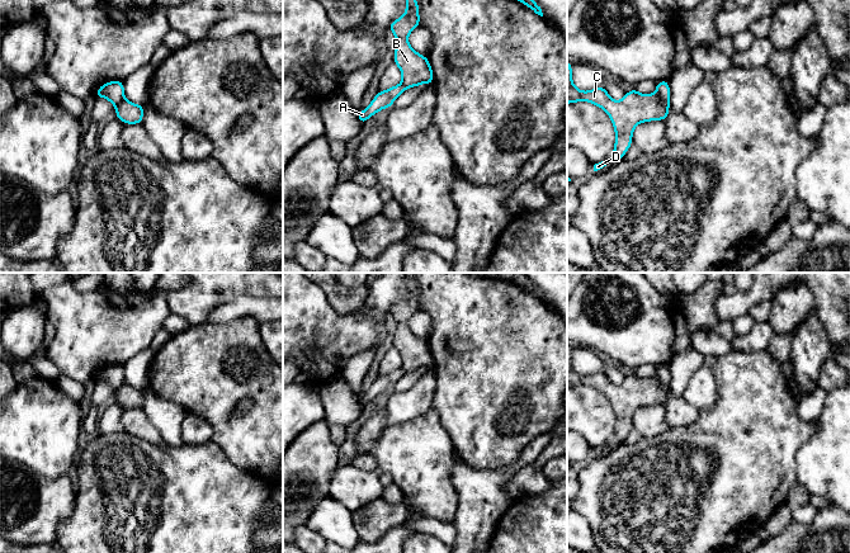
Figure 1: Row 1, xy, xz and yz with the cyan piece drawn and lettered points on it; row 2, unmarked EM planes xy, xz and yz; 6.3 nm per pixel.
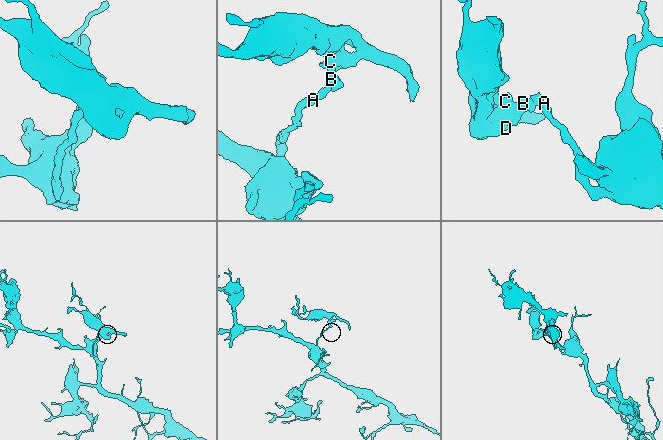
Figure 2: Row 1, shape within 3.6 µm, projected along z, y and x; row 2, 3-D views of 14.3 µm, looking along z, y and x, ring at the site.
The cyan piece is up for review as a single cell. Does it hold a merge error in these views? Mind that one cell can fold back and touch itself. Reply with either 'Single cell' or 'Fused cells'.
Fused cells

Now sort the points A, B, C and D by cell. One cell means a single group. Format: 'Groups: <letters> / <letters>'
Groups: A / B C D

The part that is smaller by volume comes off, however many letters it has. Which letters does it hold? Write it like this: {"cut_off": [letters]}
{"cut_off": ["B", "C", "D"]}

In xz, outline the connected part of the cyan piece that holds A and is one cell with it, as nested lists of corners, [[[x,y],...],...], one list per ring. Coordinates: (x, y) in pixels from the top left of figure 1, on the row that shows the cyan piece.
[[[398,84],[396,86],[392,86],[387,90],[378,91],[378,94],[374,96],[374,99],[370,101],[370,104],[367,107],[365,110],[359,110],[358,113],[358,120],[360,124],[365,123],[372,115],[378,113],[379,110],[384,108],[392,107],[392,103],[405,91],[403,84]]]

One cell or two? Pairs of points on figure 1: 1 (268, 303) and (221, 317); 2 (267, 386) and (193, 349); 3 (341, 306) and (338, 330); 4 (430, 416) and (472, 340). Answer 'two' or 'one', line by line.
1: one
2: one
3: two
4: two

